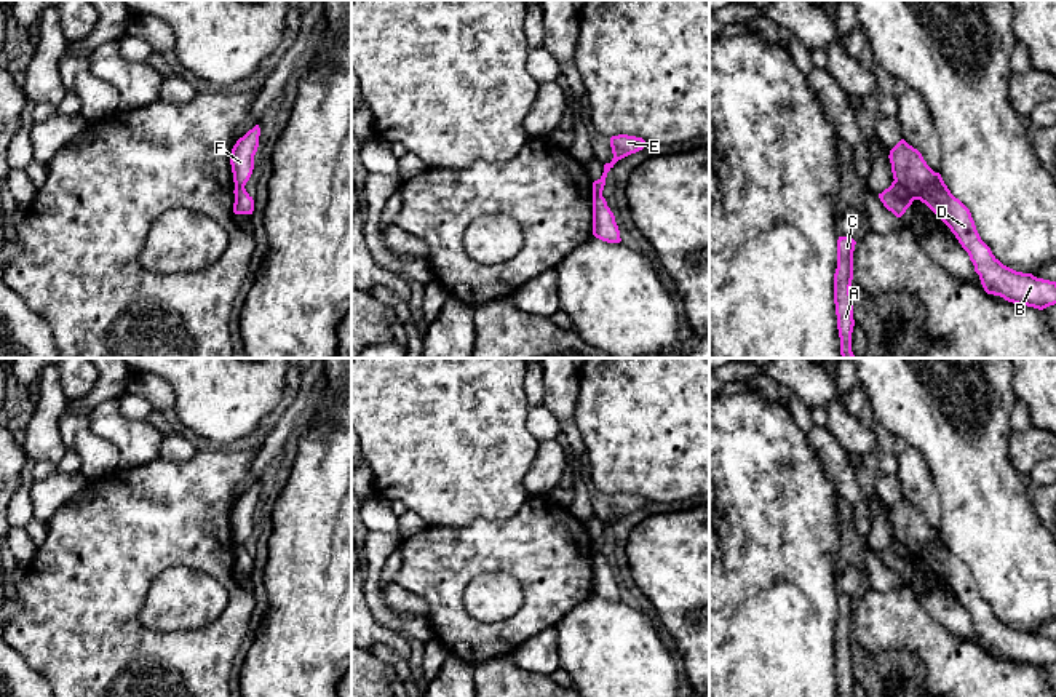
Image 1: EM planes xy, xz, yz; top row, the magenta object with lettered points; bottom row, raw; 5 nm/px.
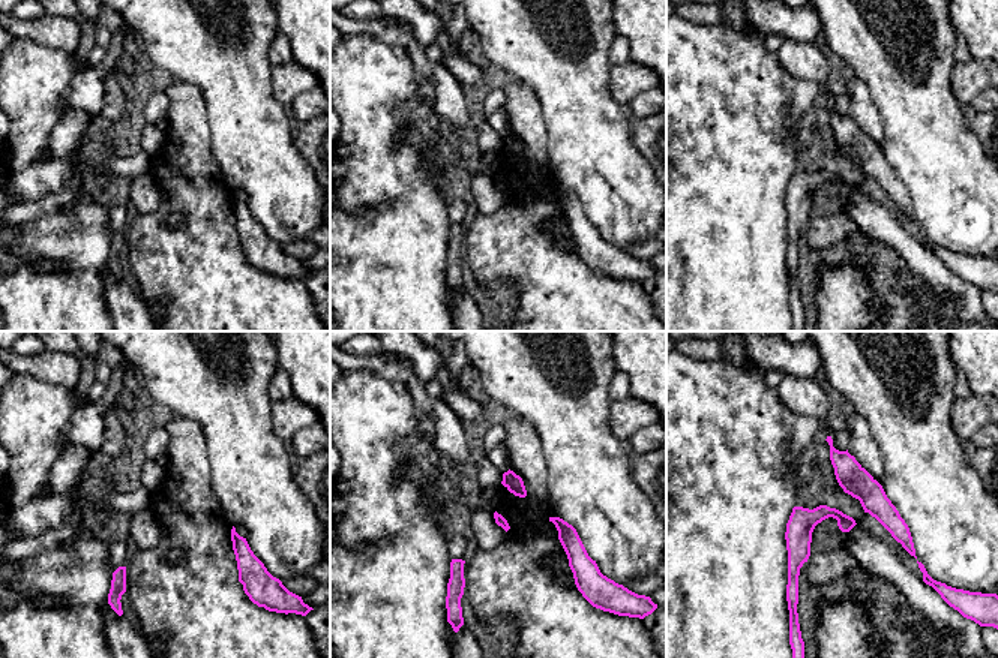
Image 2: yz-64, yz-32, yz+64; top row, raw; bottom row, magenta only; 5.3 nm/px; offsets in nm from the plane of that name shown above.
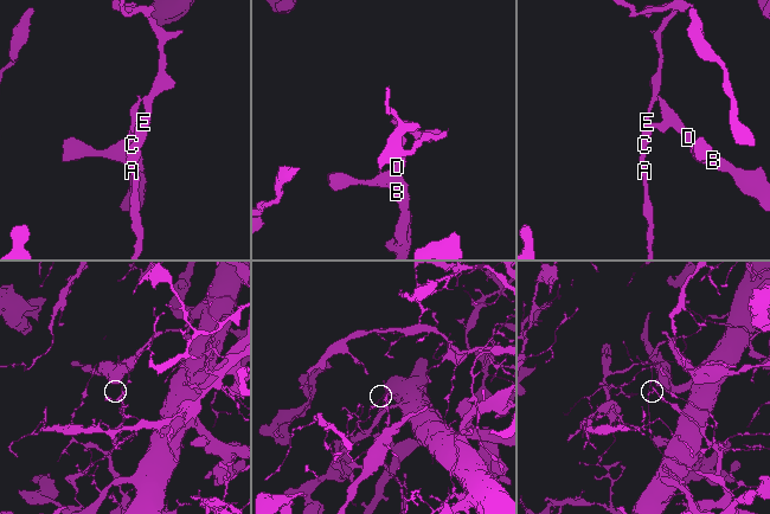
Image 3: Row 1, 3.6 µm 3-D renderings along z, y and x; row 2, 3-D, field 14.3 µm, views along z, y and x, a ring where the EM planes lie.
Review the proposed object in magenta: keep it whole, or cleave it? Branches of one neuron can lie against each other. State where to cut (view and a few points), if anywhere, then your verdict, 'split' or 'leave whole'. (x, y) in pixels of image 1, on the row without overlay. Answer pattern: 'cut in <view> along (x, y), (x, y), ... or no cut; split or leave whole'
cut in yz along (895, 537), (914, 557); split

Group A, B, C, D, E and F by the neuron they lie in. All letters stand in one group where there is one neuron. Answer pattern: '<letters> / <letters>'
A C E / B D F

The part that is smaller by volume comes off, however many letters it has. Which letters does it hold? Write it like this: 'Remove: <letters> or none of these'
Remove: A, C, E

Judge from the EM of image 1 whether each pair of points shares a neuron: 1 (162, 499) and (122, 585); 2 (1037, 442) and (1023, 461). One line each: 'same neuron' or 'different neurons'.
1: same neuron
2: same neuron

